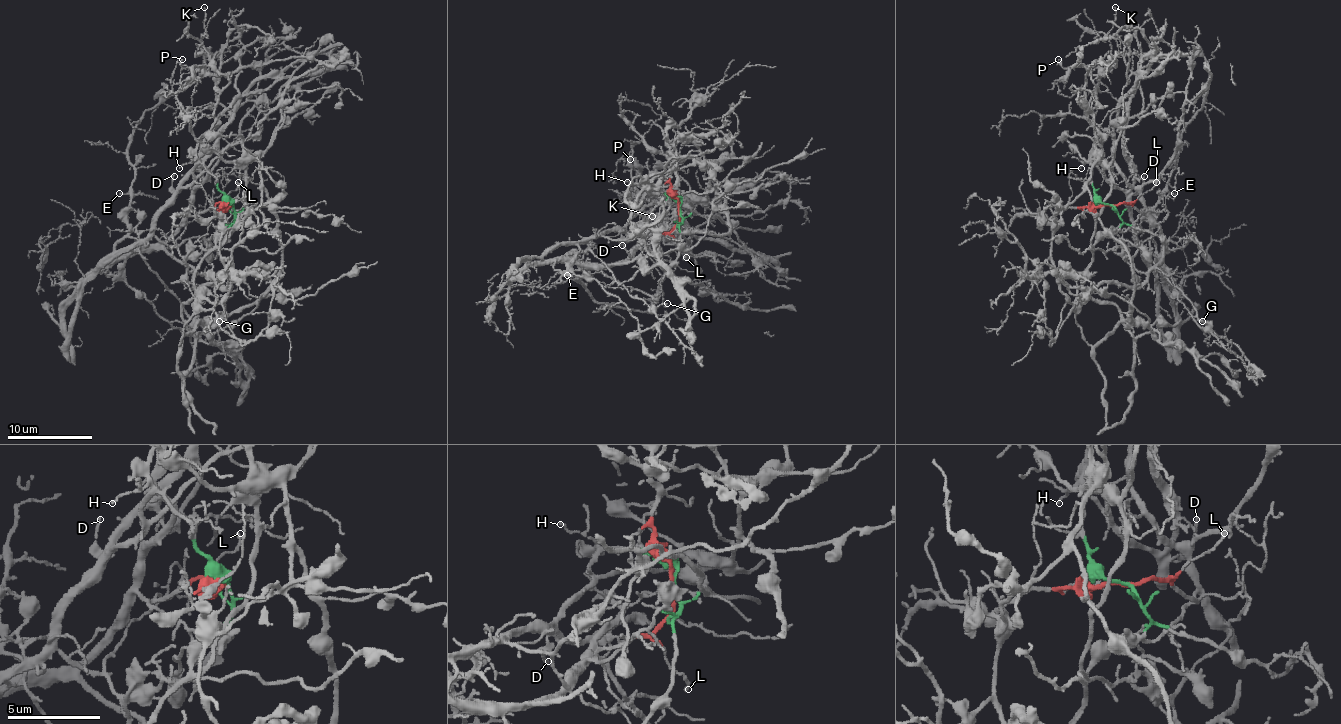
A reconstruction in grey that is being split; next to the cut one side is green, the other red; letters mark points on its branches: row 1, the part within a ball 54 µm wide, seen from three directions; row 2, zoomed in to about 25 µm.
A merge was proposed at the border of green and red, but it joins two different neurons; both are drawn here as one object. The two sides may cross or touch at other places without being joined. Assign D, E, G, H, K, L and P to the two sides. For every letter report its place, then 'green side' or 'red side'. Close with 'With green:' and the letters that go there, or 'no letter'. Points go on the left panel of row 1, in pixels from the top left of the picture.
D: at (174, 176); green side
E: at (119, 193); red side
G: at (219, 321); red side
H: at (179, 168); green side
K: at (204, 7); red side
L: at (238, 182); red side
P: at (182, 59); green side
With green: D, H, P

